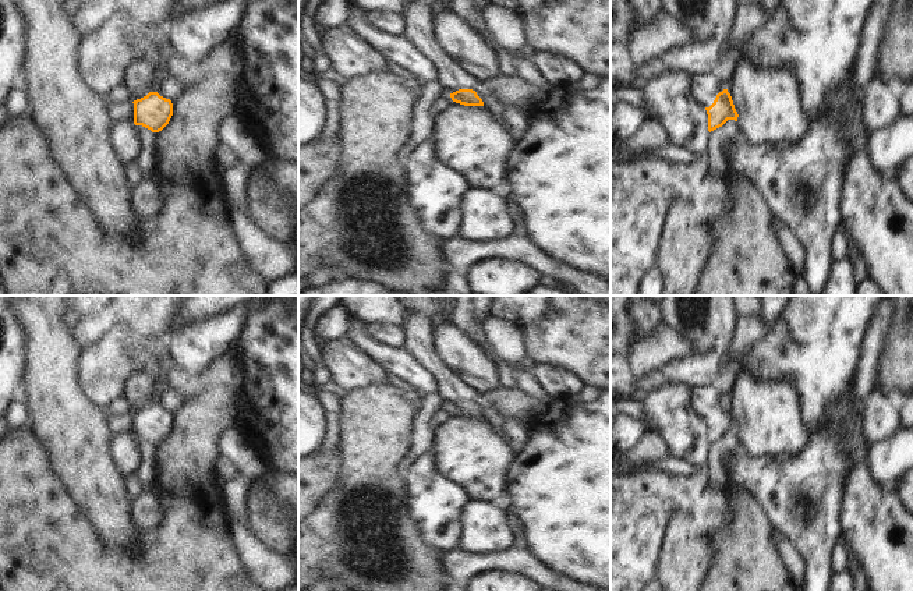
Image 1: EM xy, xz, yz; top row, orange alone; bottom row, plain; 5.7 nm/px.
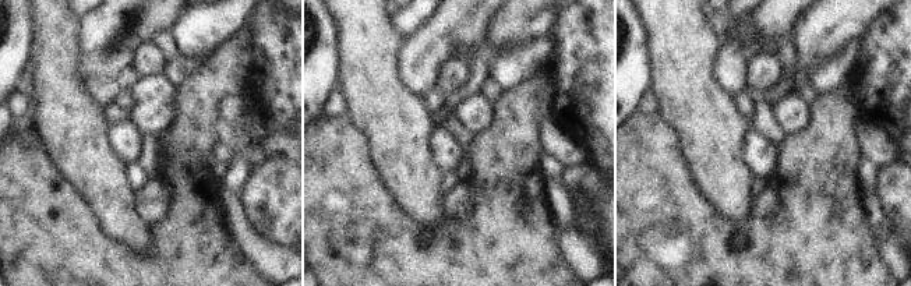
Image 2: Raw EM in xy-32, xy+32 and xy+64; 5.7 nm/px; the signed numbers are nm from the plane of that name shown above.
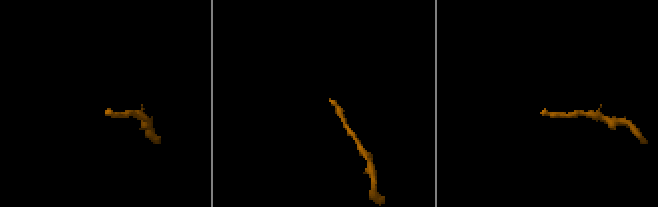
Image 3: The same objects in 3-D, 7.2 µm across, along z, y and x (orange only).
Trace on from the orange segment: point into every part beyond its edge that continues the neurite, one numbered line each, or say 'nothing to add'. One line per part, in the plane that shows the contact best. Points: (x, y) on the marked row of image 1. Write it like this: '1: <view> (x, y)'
1: xy (165, 84)

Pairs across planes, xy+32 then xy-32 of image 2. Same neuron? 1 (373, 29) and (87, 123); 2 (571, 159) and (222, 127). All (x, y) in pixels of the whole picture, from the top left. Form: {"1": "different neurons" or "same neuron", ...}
{"1": "same neuron", "2": "same neuron"}

